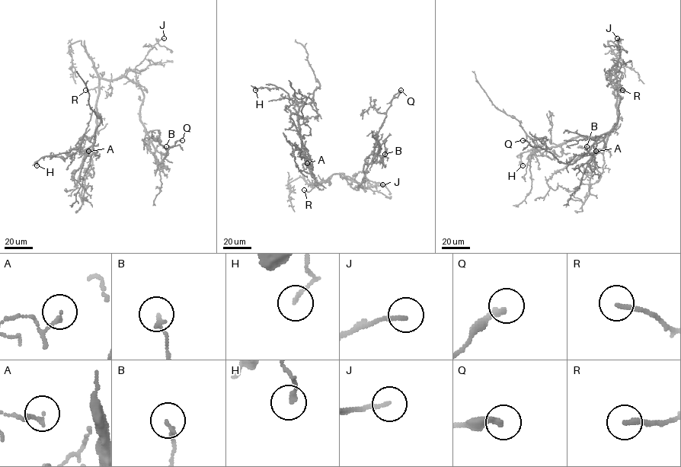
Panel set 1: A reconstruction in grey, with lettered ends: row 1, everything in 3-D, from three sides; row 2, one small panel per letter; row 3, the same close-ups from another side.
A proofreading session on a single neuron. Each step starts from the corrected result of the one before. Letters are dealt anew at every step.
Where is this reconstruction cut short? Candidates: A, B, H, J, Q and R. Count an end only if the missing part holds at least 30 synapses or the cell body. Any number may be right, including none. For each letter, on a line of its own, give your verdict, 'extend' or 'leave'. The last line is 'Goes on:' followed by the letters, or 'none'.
A: leave
B: leave
H: leave
J: leave
Q: leave
R: leave
Goes on: none

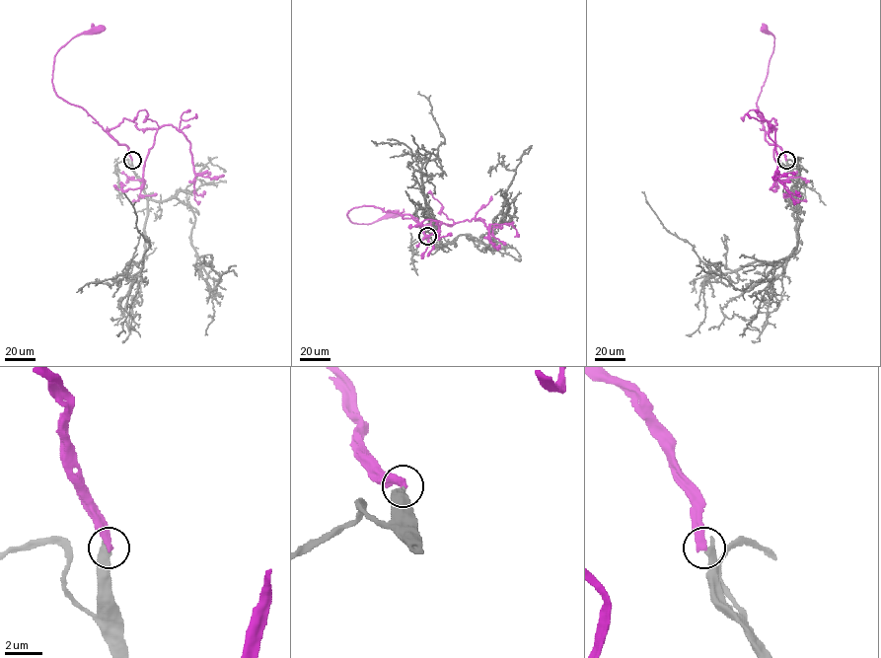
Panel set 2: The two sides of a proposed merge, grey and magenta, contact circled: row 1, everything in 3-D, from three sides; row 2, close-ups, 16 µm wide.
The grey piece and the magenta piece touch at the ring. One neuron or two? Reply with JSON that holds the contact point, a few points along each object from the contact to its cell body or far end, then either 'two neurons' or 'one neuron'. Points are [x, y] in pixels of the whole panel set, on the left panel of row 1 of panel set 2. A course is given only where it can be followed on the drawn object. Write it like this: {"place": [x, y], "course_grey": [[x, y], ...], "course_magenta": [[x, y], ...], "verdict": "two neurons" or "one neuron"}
{"place": [132, 160], "course_grey": [[131, 160], [147, 219], [145, 255], [130, 262], [130, 276], [142, 267], [149, 243], [123, 191]], "course_magenta": [[131, 160], [125, 145], [119, 144], [85, 110], [59, 97], [52, 85], [55, 53], [73, 37], [99, 29]], "verdict": "one neuron"}

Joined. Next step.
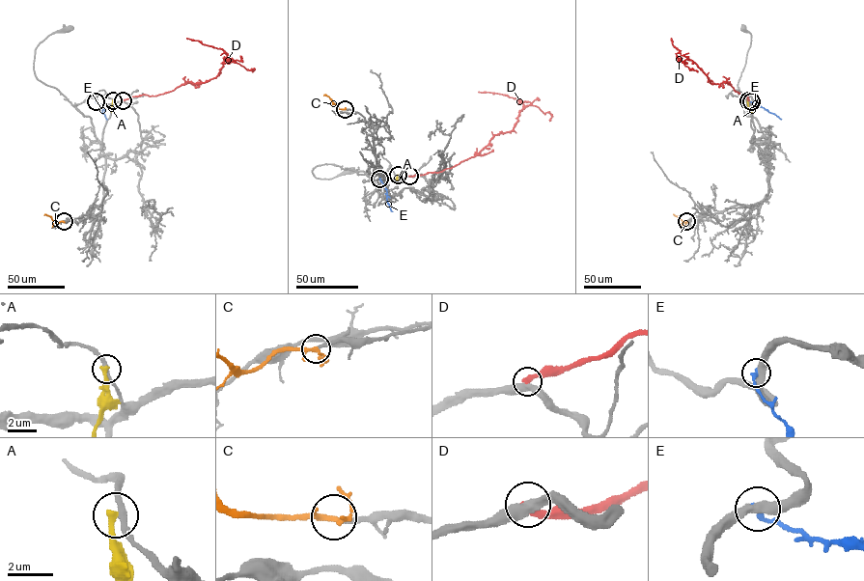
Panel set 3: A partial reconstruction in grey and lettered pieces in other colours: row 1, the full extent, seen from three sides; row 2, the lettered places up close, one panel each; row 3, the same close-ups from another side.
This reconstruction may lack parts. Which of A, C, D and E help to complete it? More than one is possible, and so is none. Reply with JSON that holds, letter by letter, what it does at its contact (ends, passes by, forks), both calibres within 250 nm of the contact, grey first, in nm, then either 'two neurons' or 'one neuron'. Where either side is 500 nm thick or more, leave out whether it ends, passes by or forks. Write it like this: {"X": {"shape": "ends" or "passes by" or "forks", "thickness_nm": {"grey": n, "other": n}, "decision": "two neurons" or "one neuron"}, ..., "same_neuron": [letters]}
{"A": {"shape": "ends", "thickness_nm": {"grey": 240, "other": 360}, "decision": "two neurons"}, "C": {"shape": "forks", "thickness_nm": {"grey": 240, "other": 180}, "decision": "one neuron"}, "D": {"shape": "ends", "thickness_nm": {"grey": 420, "other": 340}, "decision": "two neurons"}, "E": {"shape": "ends", "thickness_nm": {"grey": 440, "other": 220}, "decision": "two neurons"}, "same_neuron": ["C"]}

